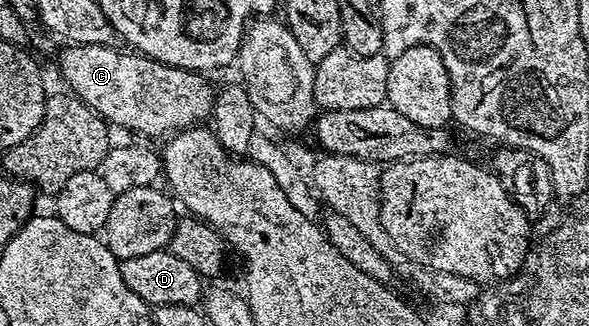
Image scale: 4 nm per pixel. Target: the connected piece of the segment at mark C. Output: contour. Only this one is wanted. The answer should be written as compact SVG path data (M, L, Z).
M69 44L65 48L66 50L57 58L57 66L61 69L66 84L69 85L66 87L114 127L122 126L125 130L134 130L135 133L146 134L149 138L164 139L179 130L191 130L195 126L202 125L213 113L215 90L214 87L209 87L209 82L205 79L208 77L204 73L168 66L136 52L120 54L113 46Z

